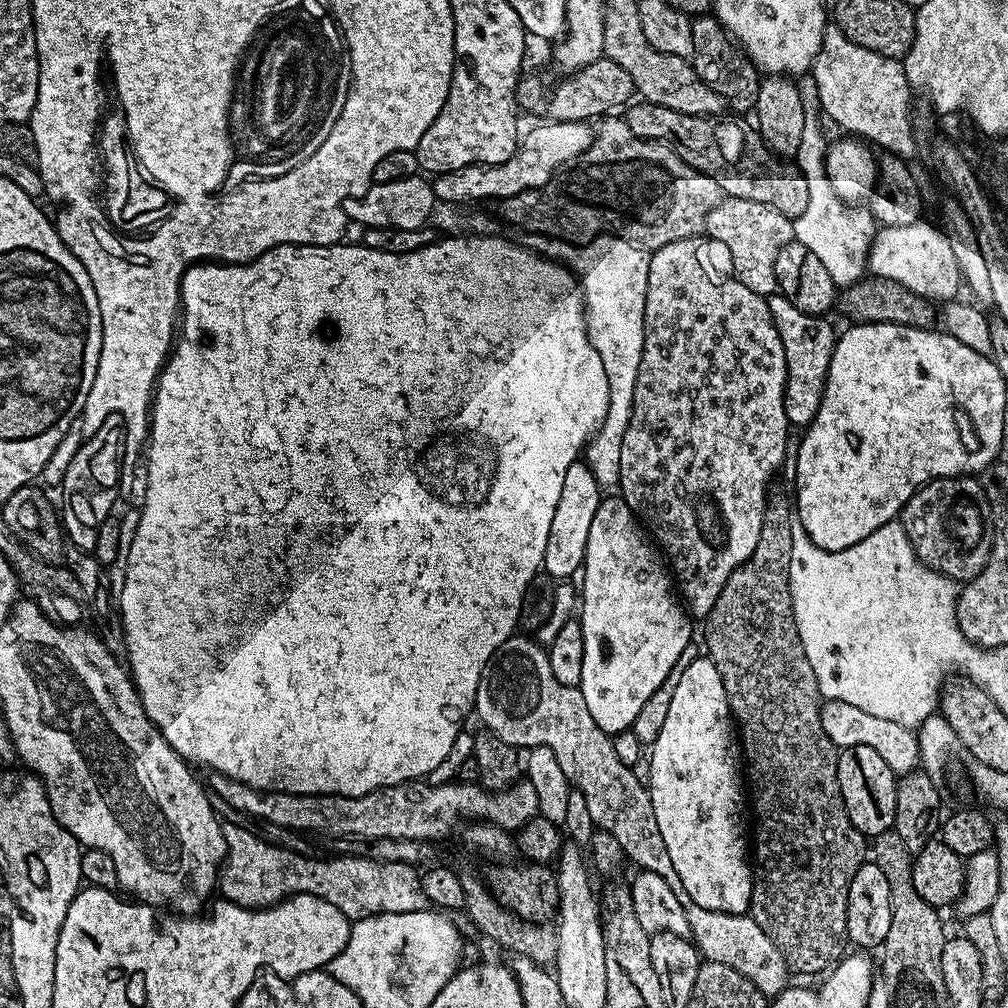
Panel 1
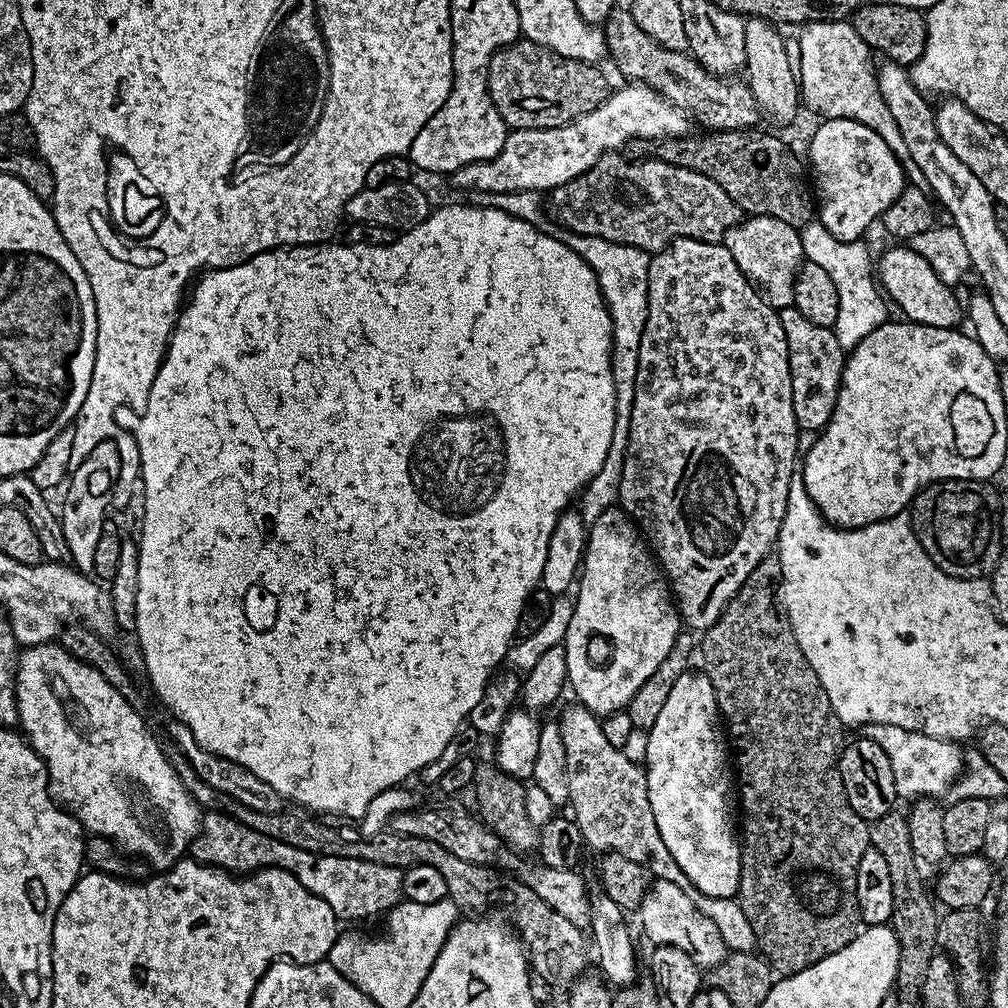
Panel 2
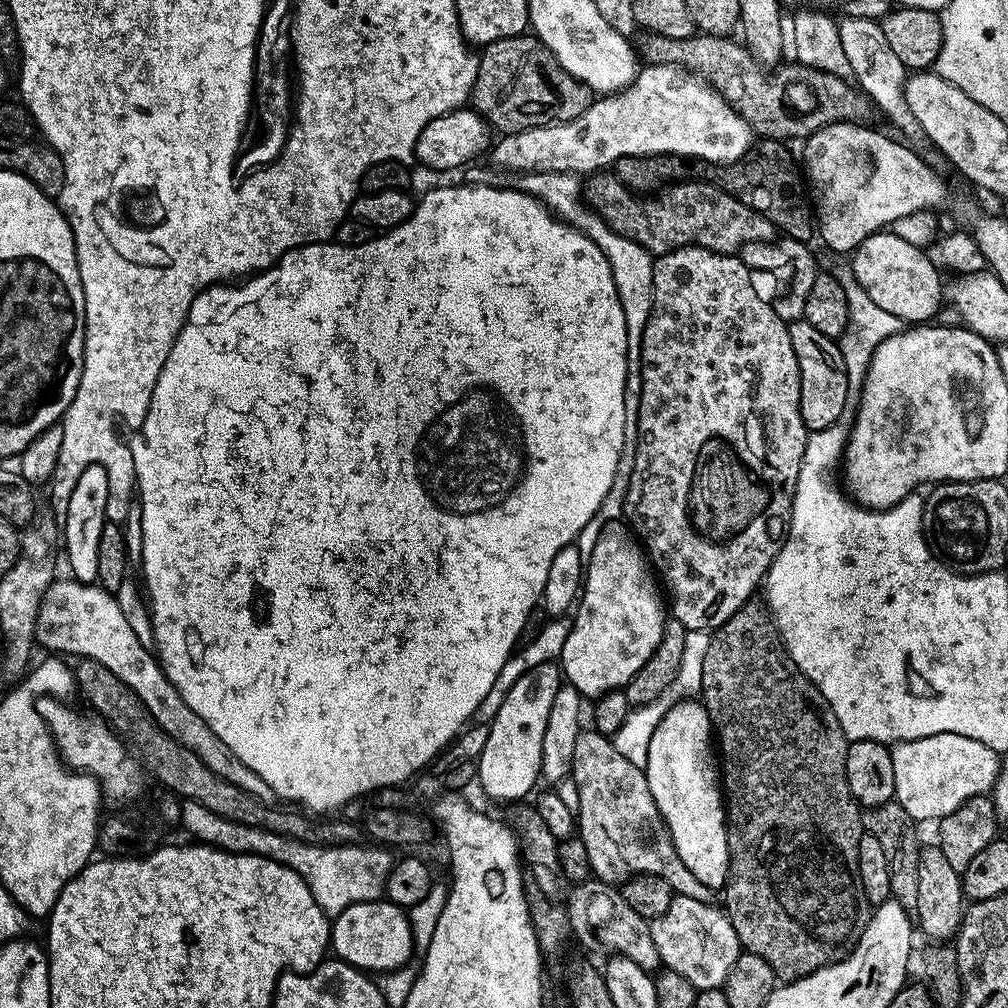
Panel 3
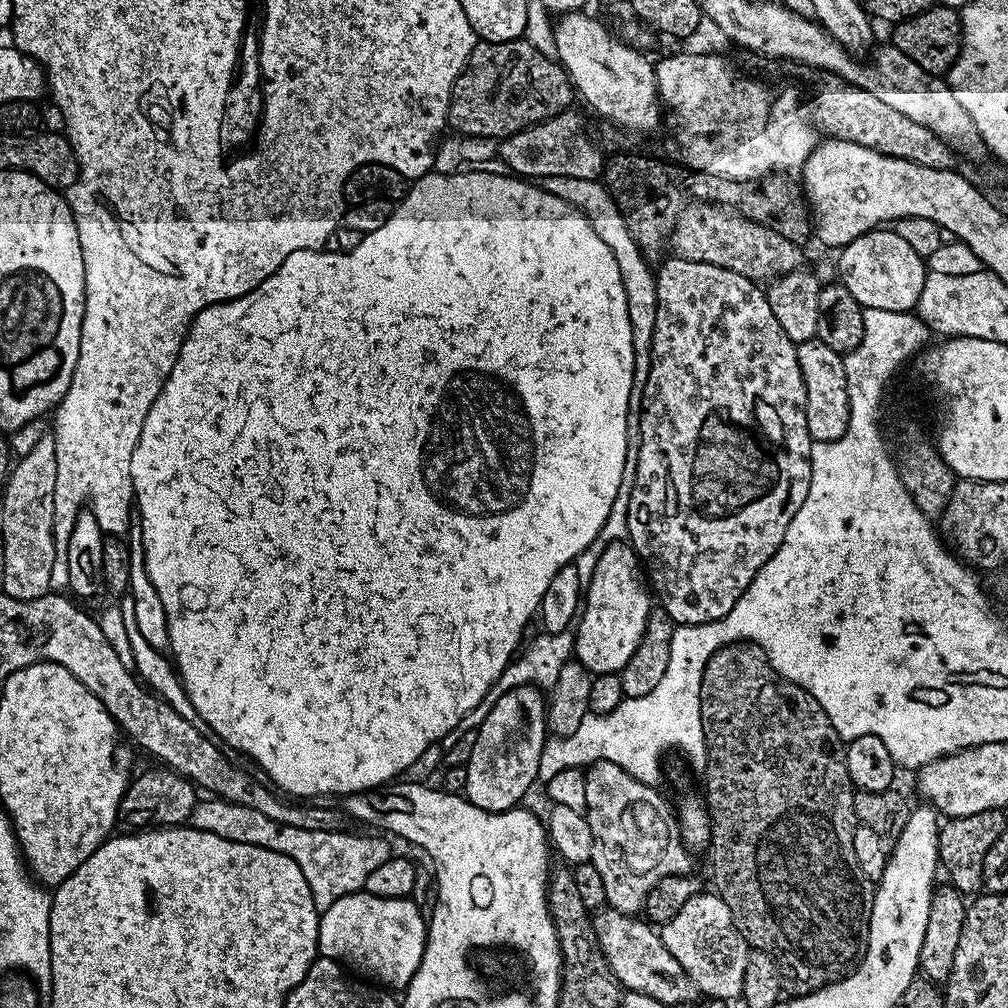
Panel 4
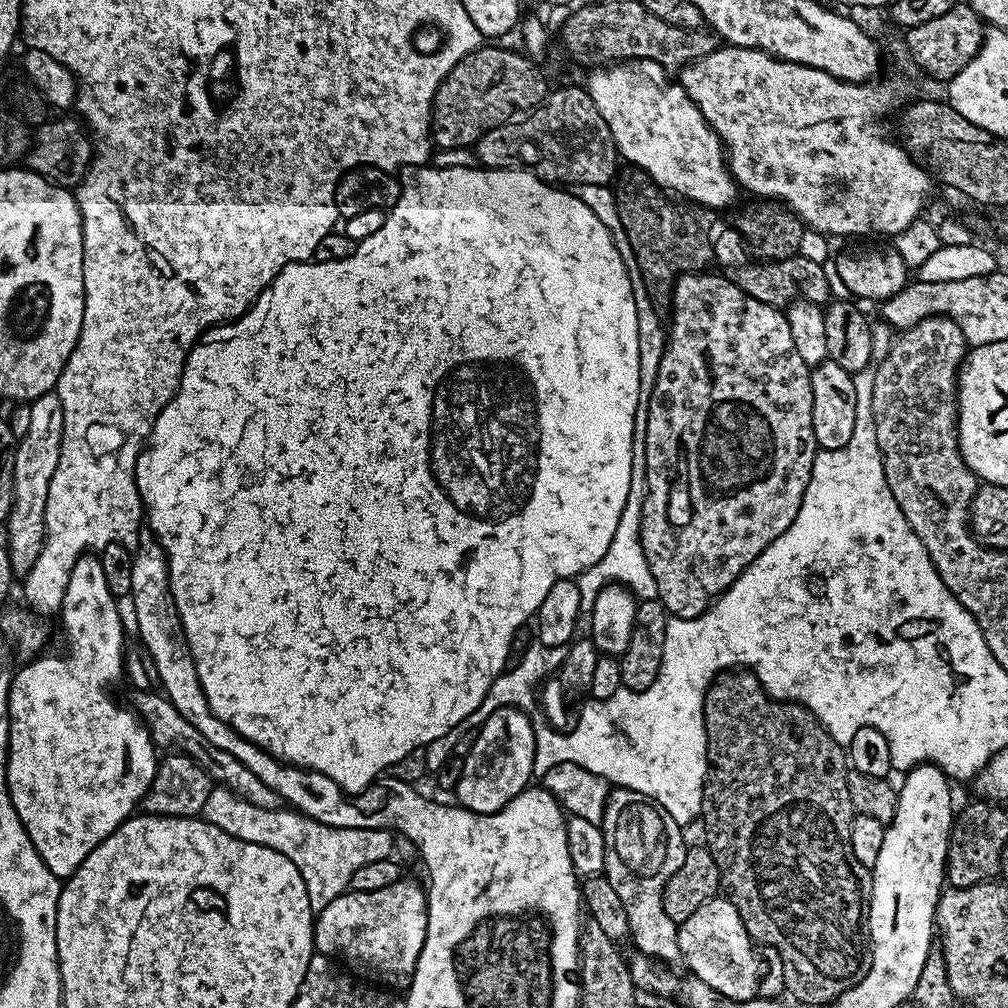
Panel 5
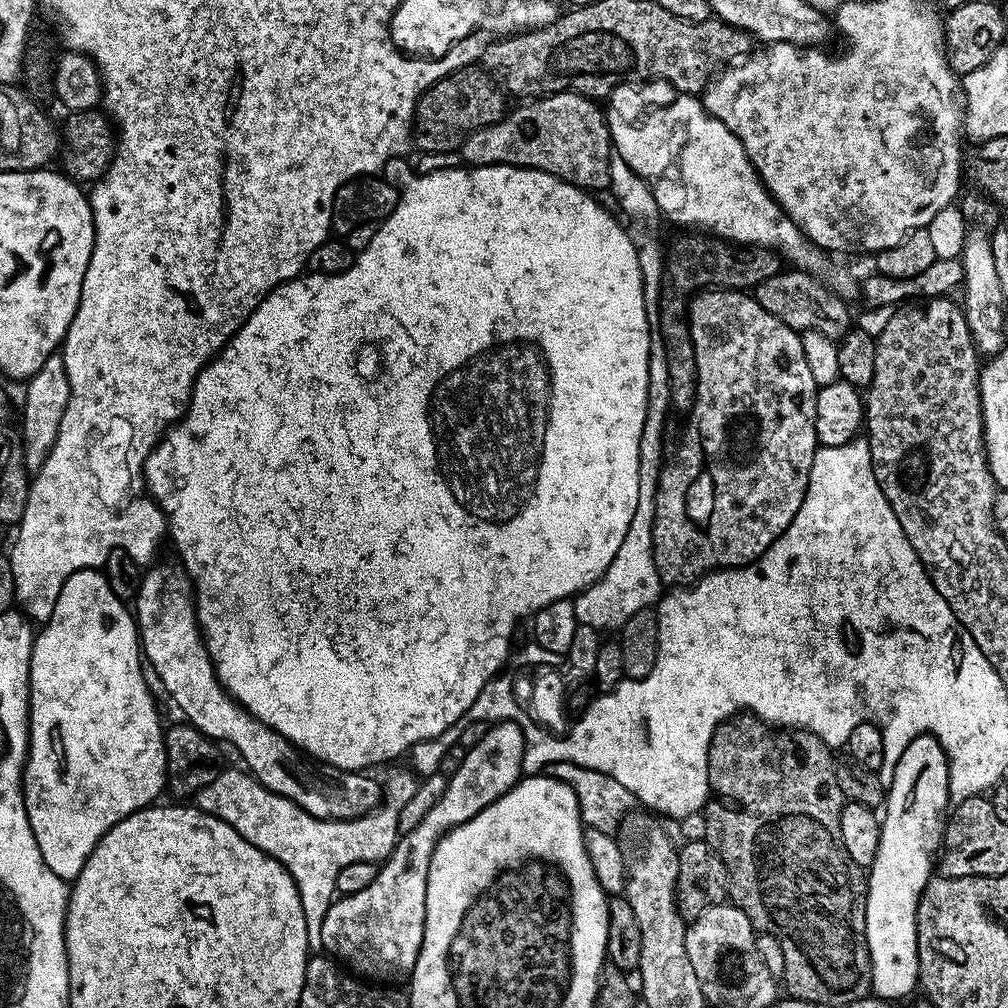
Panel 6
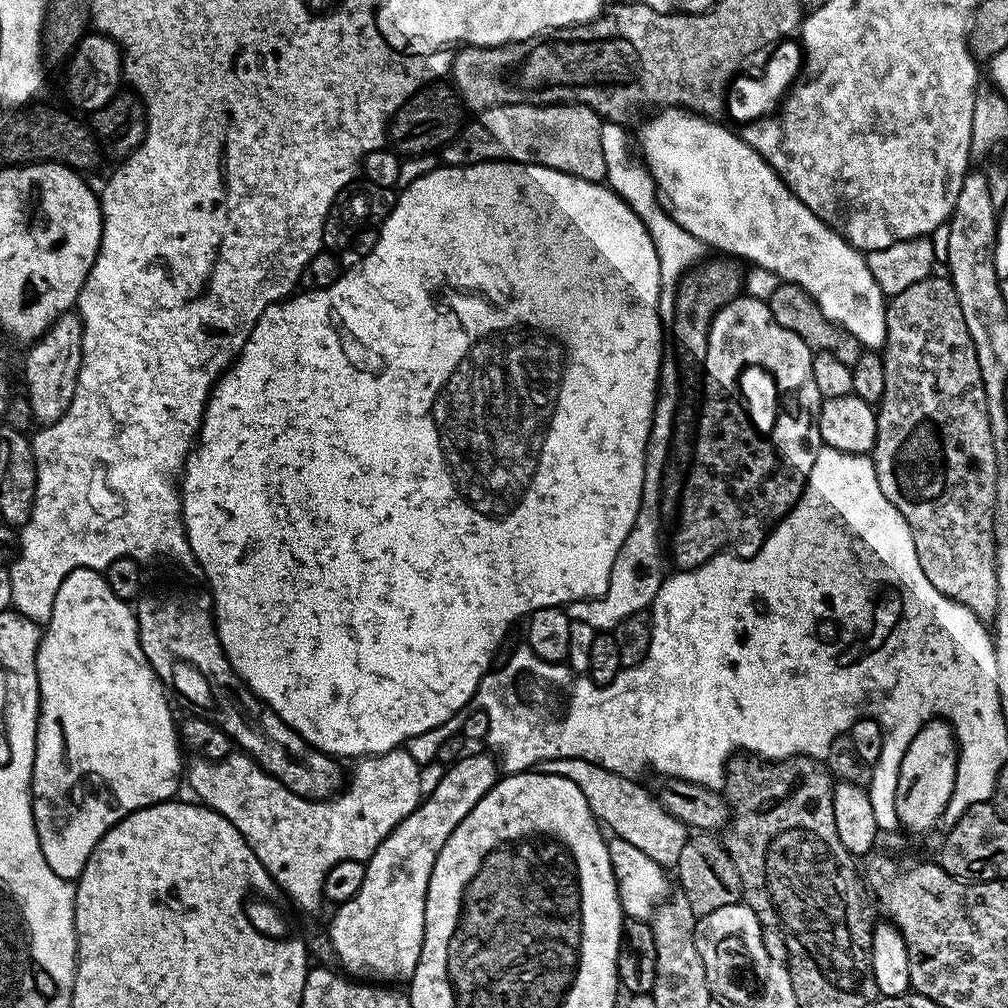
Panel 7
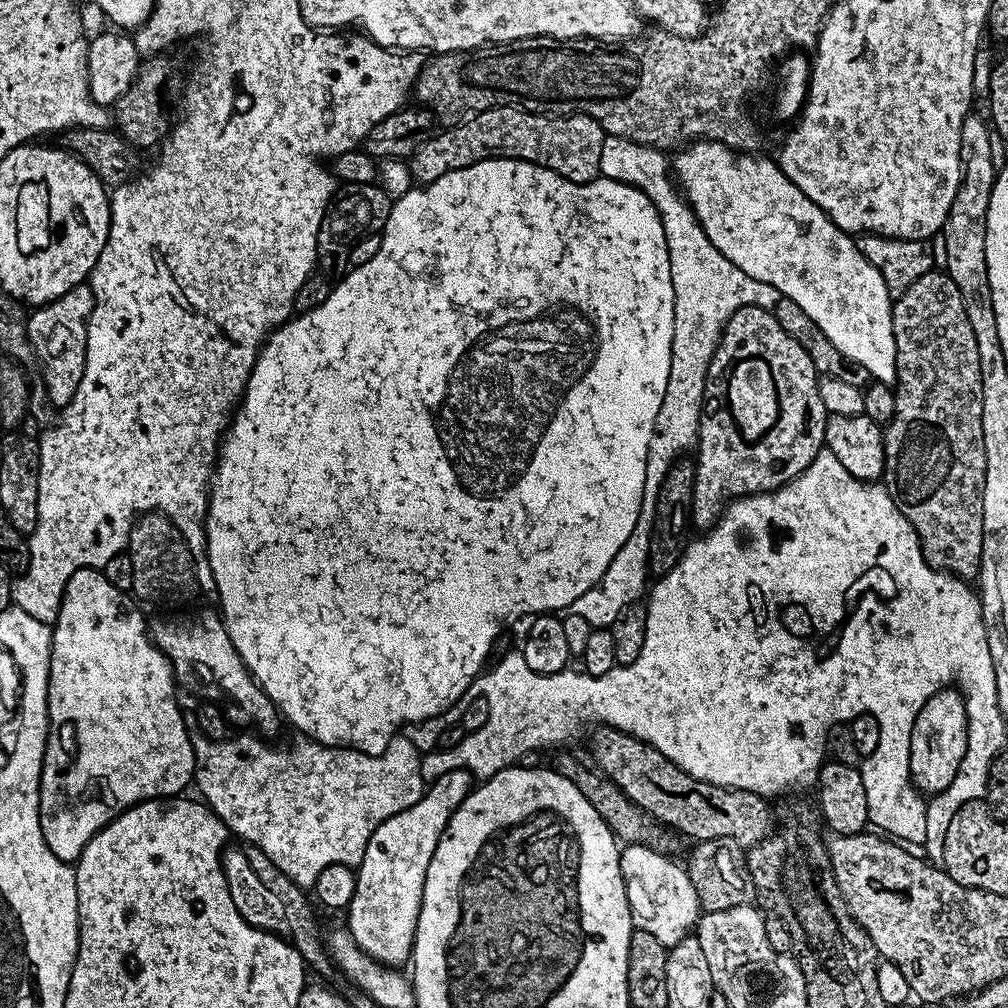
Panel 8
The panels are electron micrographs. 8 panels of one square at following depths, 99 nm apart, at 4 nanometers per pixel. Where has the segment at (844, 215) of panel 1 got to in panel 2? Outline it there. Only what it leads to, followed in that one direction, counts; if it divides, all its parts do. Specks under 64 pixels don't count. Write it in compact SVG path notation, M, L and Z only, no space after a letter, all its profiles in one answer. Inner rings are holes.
M818 222L801 228L800 237L805 261L822 266L822 270L830 274L834 286L838 286L838 318L834 331L845 350L854 349L858 342L862 342L862 338L866 338L866 334L878 330L878 326L889 319L885 293L878 287L874 275L874 256L868 253L863 239L839 240Z

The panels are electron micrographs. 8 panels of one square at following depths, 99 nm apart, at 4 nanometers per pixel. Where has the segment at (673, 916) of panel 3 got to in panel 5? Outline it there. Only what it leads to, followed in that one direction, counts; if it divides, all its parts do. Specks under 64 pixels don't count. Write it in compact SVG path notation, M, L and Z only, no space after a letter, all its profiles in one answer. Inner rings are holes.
M726 898L707 900L678 925L676 940L687 971L731 1000L752 1000L760 991L760 964L754 941L738 910Z

